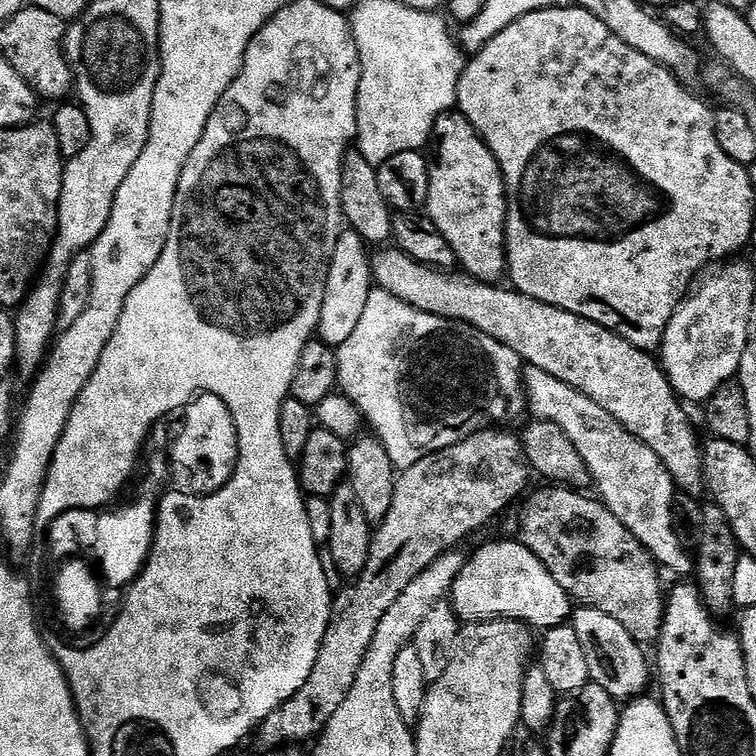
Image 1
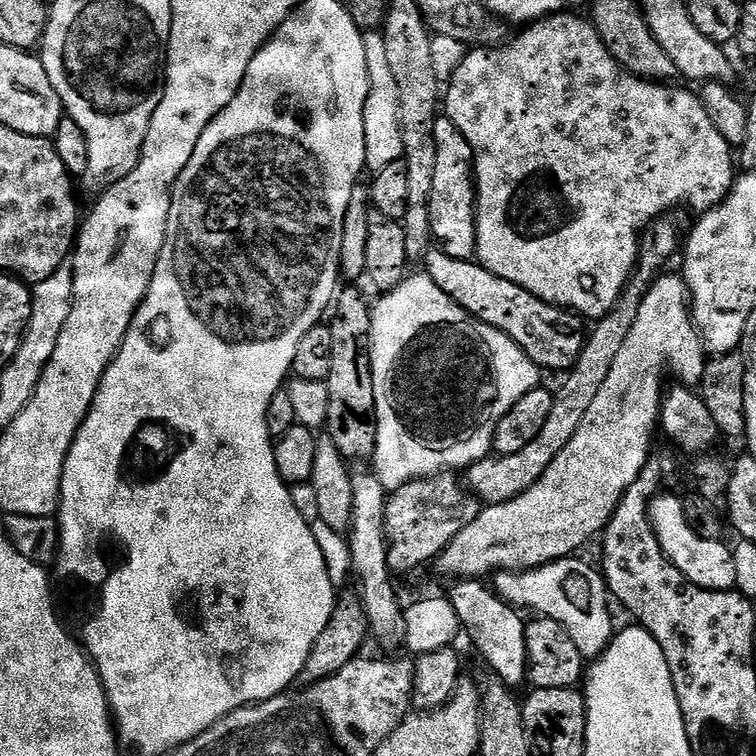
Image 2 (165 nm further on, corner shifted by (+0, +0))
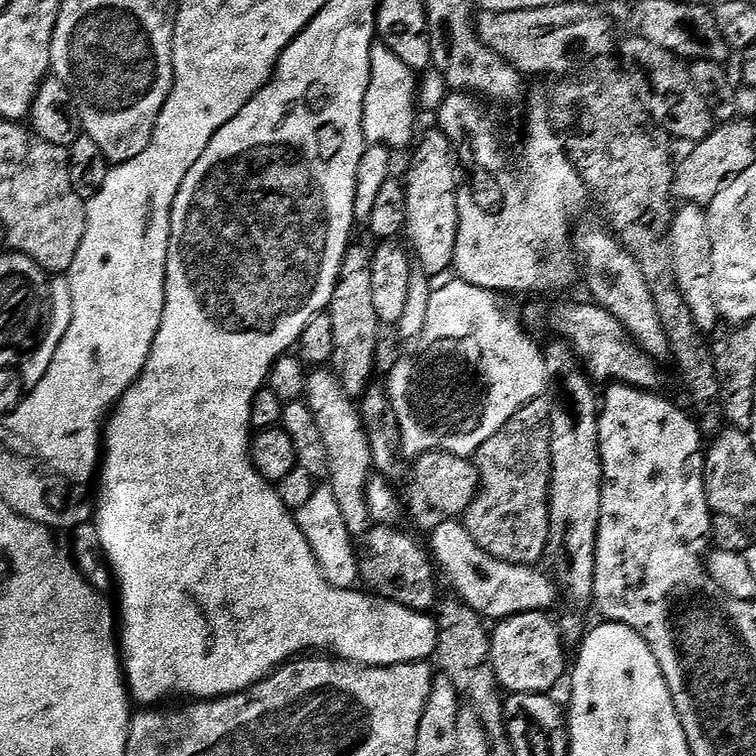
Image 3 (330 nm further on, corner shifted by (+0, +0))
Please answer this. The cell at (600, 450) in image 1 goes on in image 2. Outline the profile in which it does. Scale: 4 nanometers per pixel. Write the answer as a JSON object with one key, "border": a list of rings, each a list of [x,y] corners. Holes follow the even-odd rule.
{"border":[[[678,495],[653,497],[650,505],[652,529],[670,563],[684,575],[694,586],[711,592],[727,592],[735,589],[734,554],[724,540],[702,538],[688,525],[683,499]]]}

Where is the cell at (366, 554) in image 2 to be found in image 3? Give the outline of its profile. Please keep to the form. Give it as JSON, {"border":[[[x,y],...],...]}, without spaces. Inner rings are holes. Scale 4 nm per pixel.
{"border":[[[320,366],[309,371],[304,387],[303,399],[318,422],[318,431],[322,433],[322,443],[326,446],[328,475],[334,499],[342,509],[342,518],[346,521],[346,530],[353,538],[363,538],[373,527],[370,518],[370,506],[366,504],[366,486],[374,474],[370,438],[364,429],[357,401],[342,390],[336,375],[327,367]],[[332,480],[332,481],[331,481]]]}

